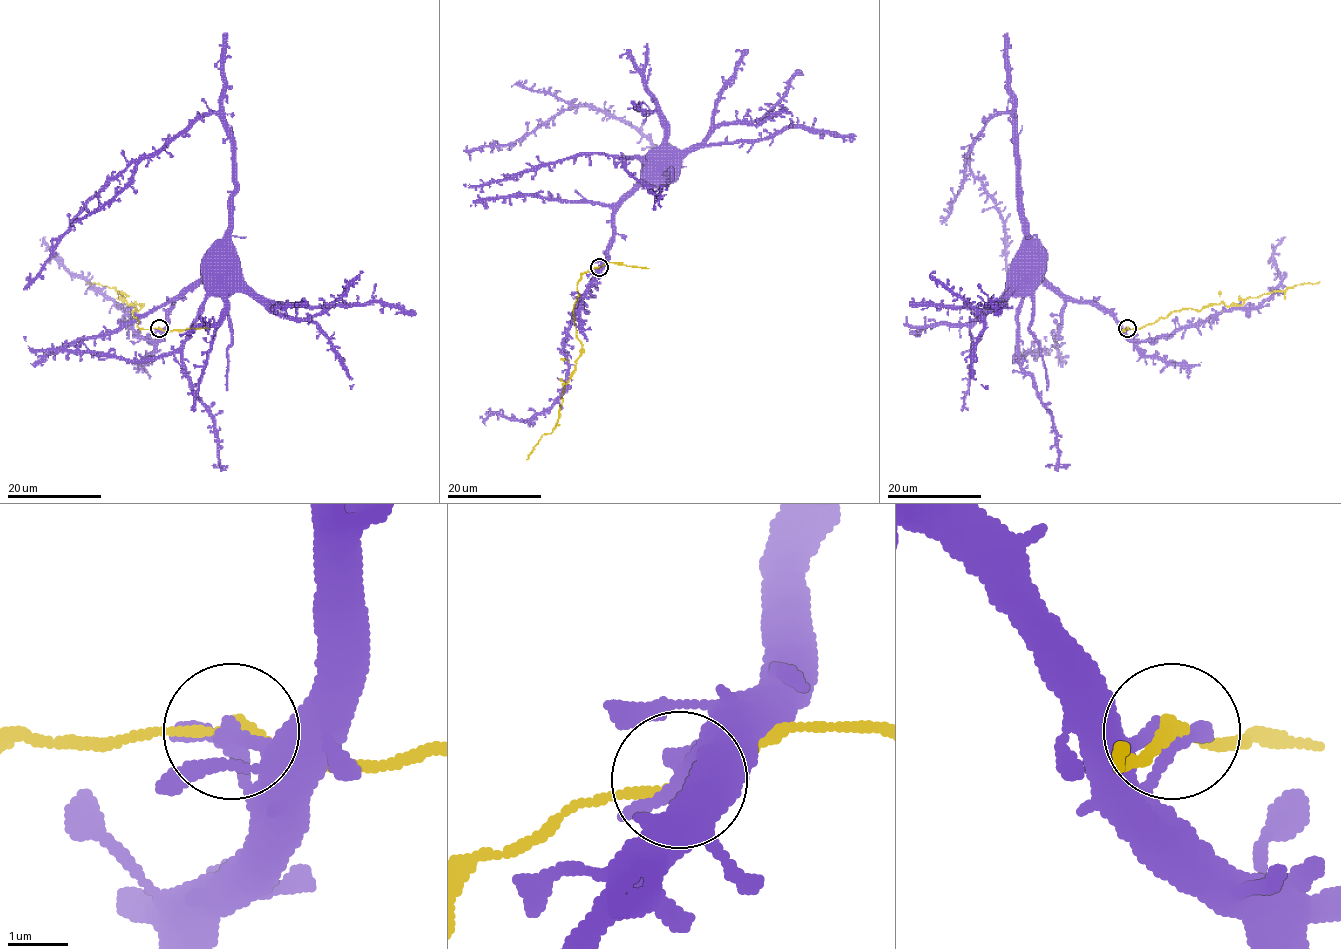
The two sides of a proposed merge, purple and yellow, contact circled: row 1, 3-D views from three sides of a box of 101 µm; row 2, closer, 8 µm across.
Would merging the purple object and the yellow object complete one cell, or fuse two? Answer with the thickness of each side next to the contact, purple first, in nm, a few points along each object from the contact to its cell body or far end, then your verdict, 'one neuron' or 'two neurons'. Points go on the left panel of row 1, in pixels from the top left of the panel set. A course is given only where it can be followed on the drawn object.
400 nm thick on the purple side, 200 nm on the other; purple runs (159, 328), (228, 230), (232, 133), (217, 114), (203, 114), (108, 181), (27, 289); yellow runs (159, 328), (140, 329), (133, 310), (142, 306), (131, 306), (110, 287), (88, 281); one neuron

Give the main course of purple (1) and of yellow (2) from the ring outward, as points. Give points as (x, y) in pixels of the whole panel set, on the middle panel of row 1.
1: (599, 266), (616, 208), (674, 160), (590, 106), (565, 109), (512, 143), (467, 145)
2: (599, 267), (585, 272), (577, 285), (573, 317), (582, 353), (564, 385), (557, 425), (542, 436), (528, 459)

